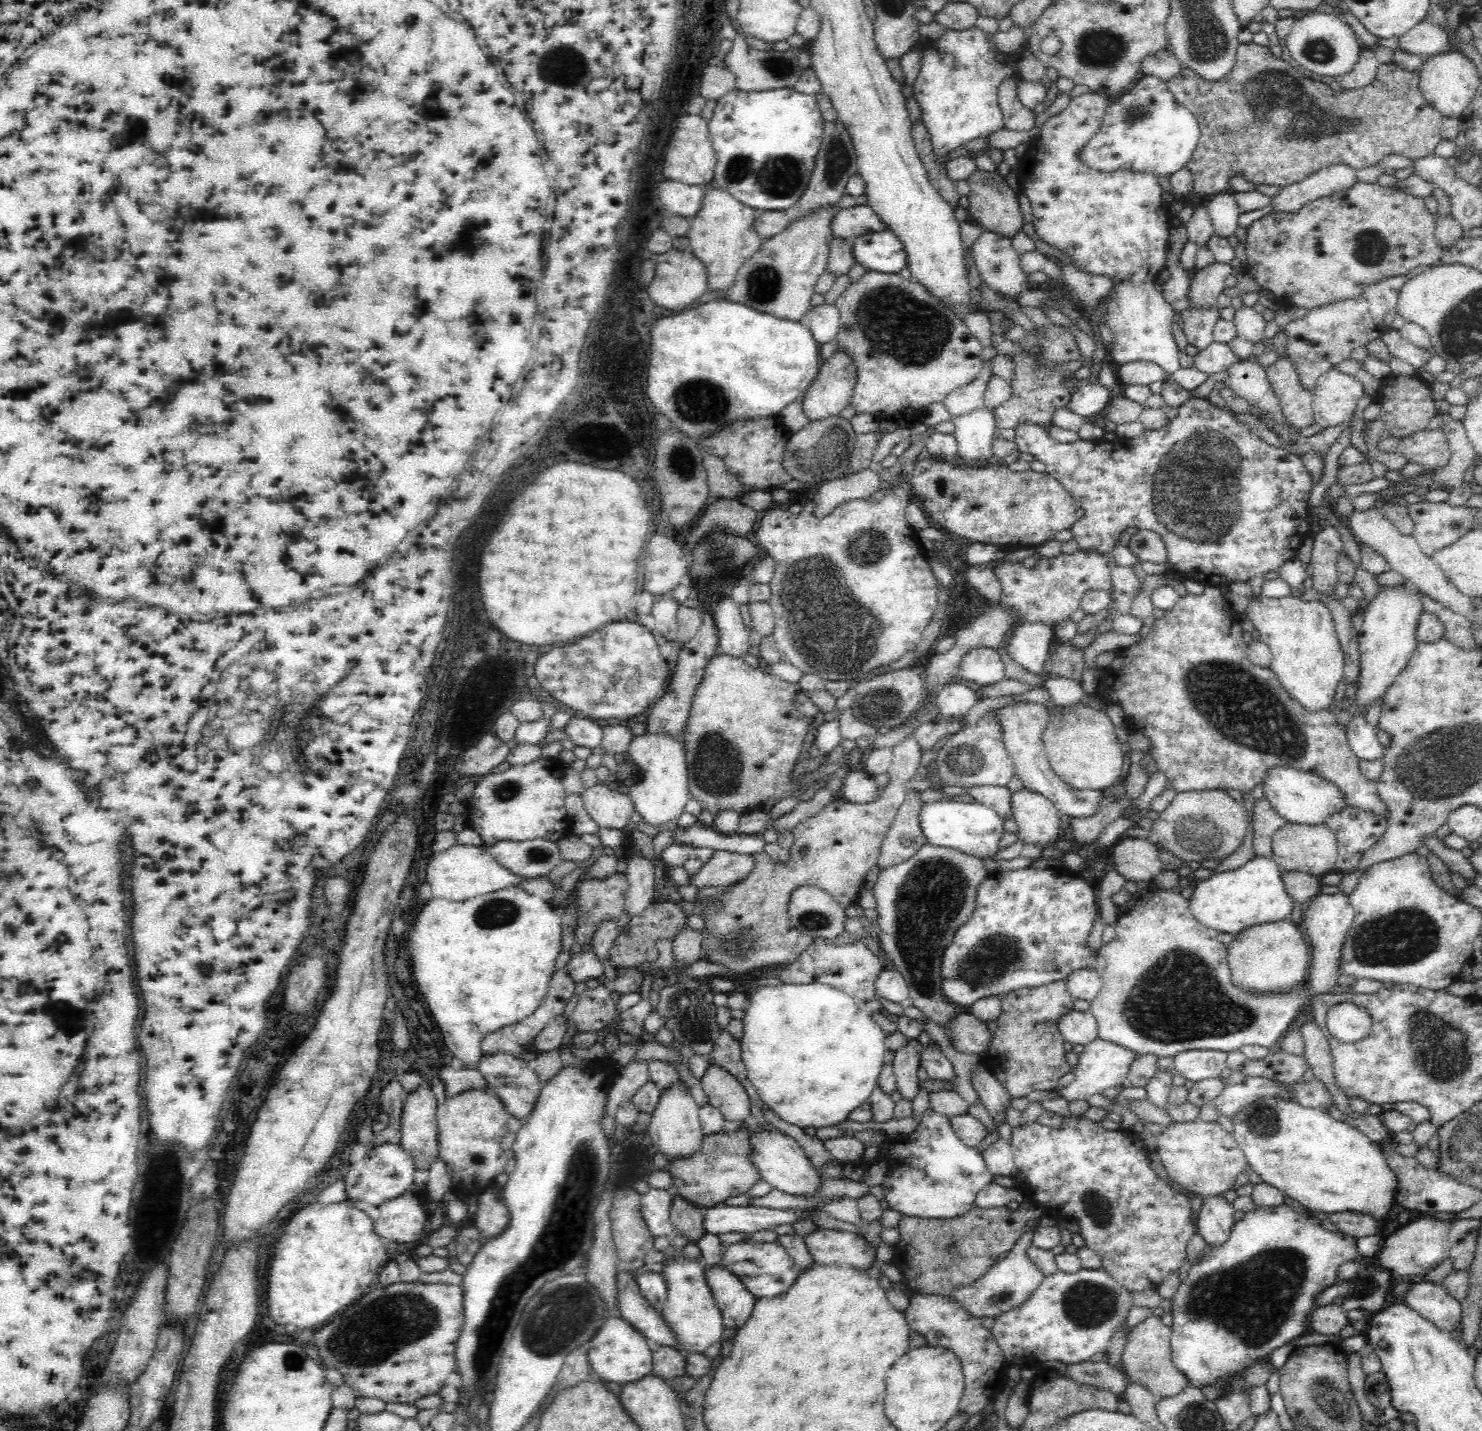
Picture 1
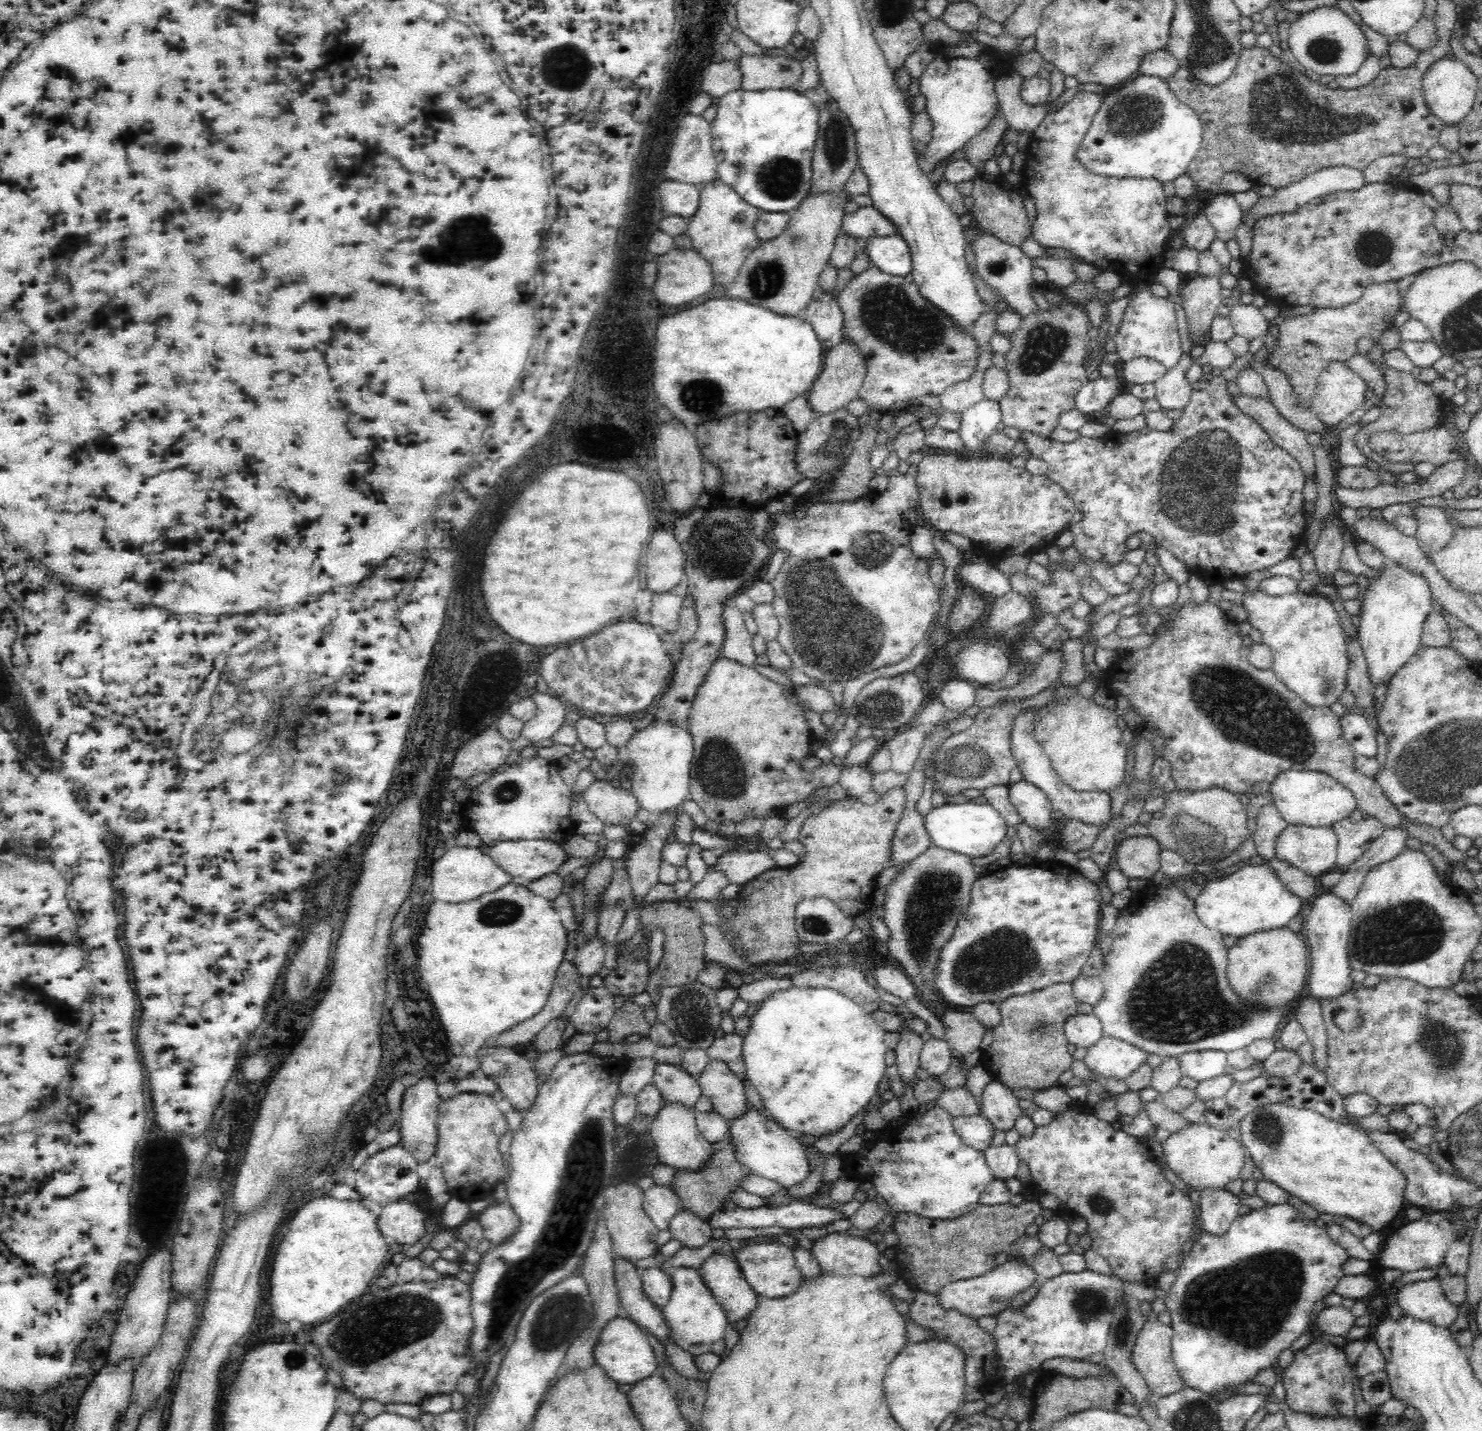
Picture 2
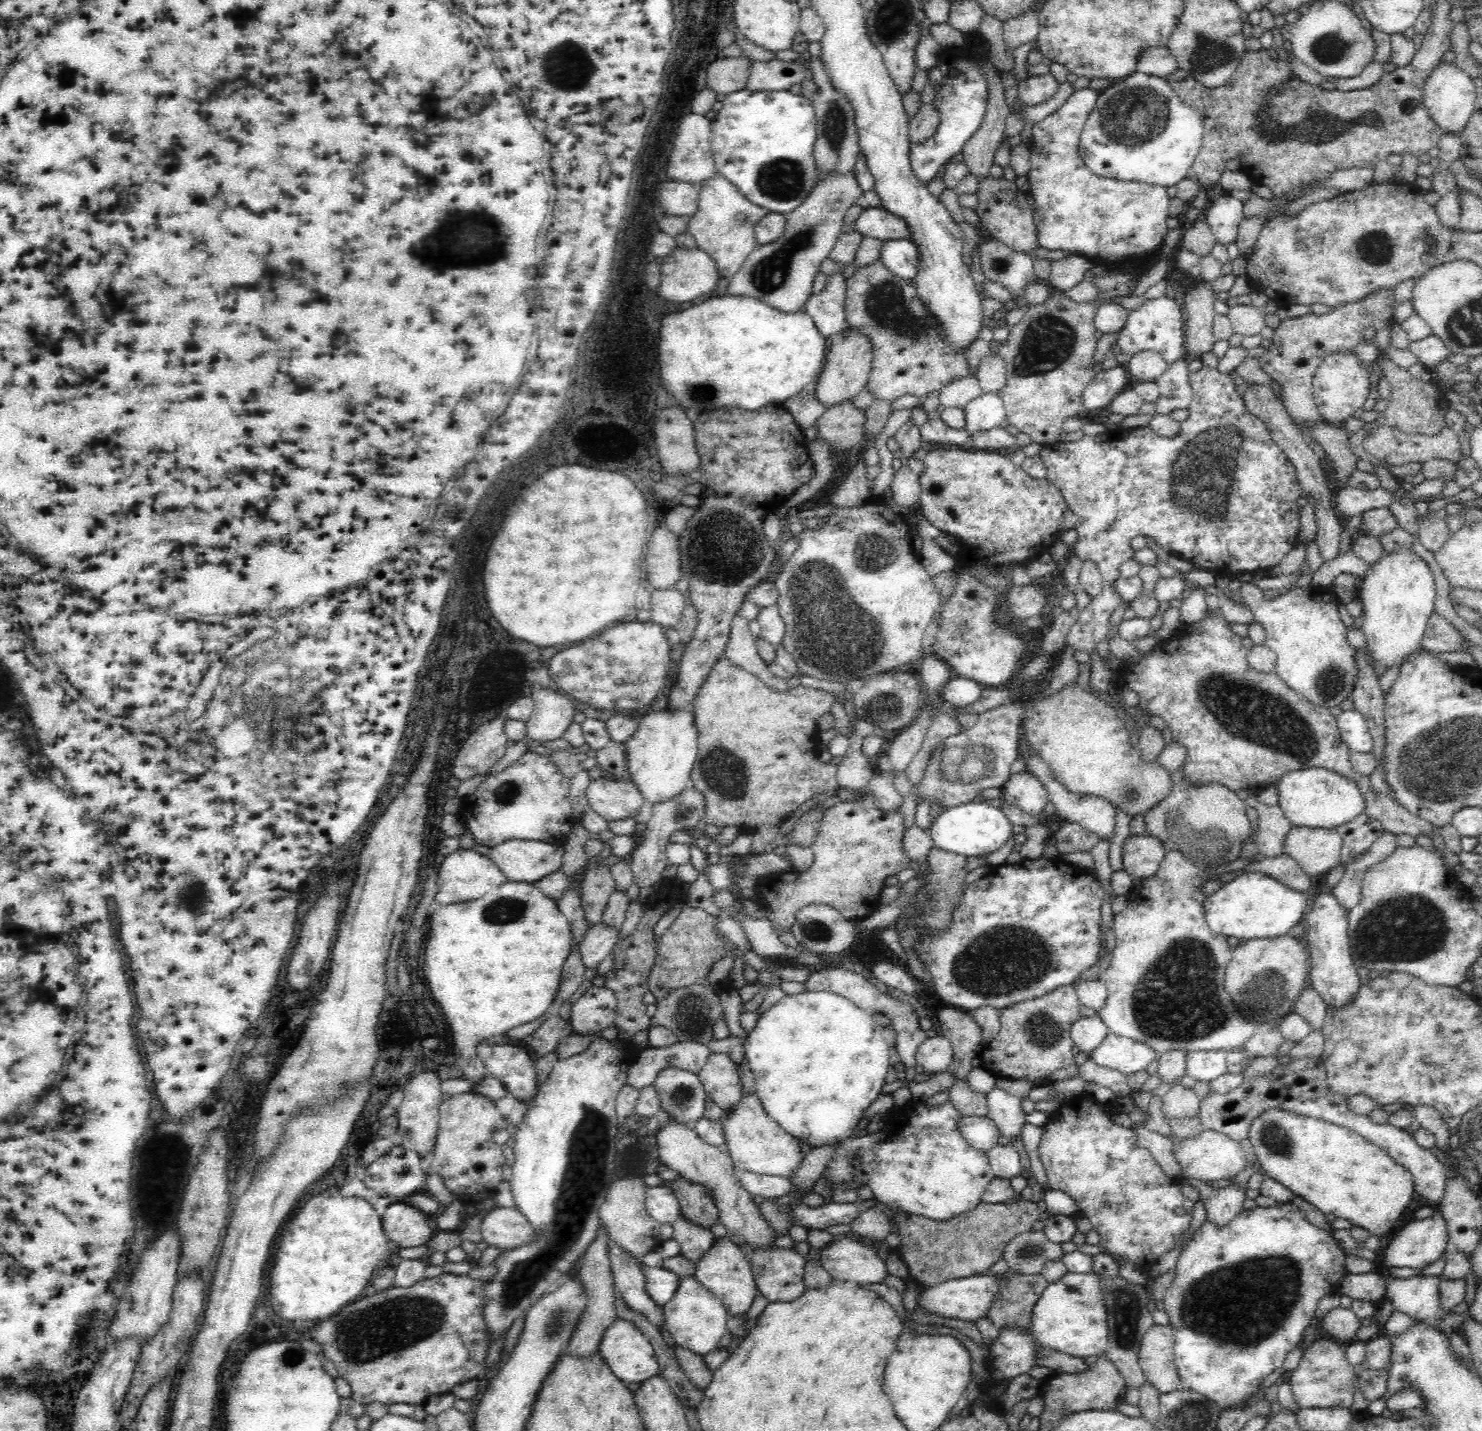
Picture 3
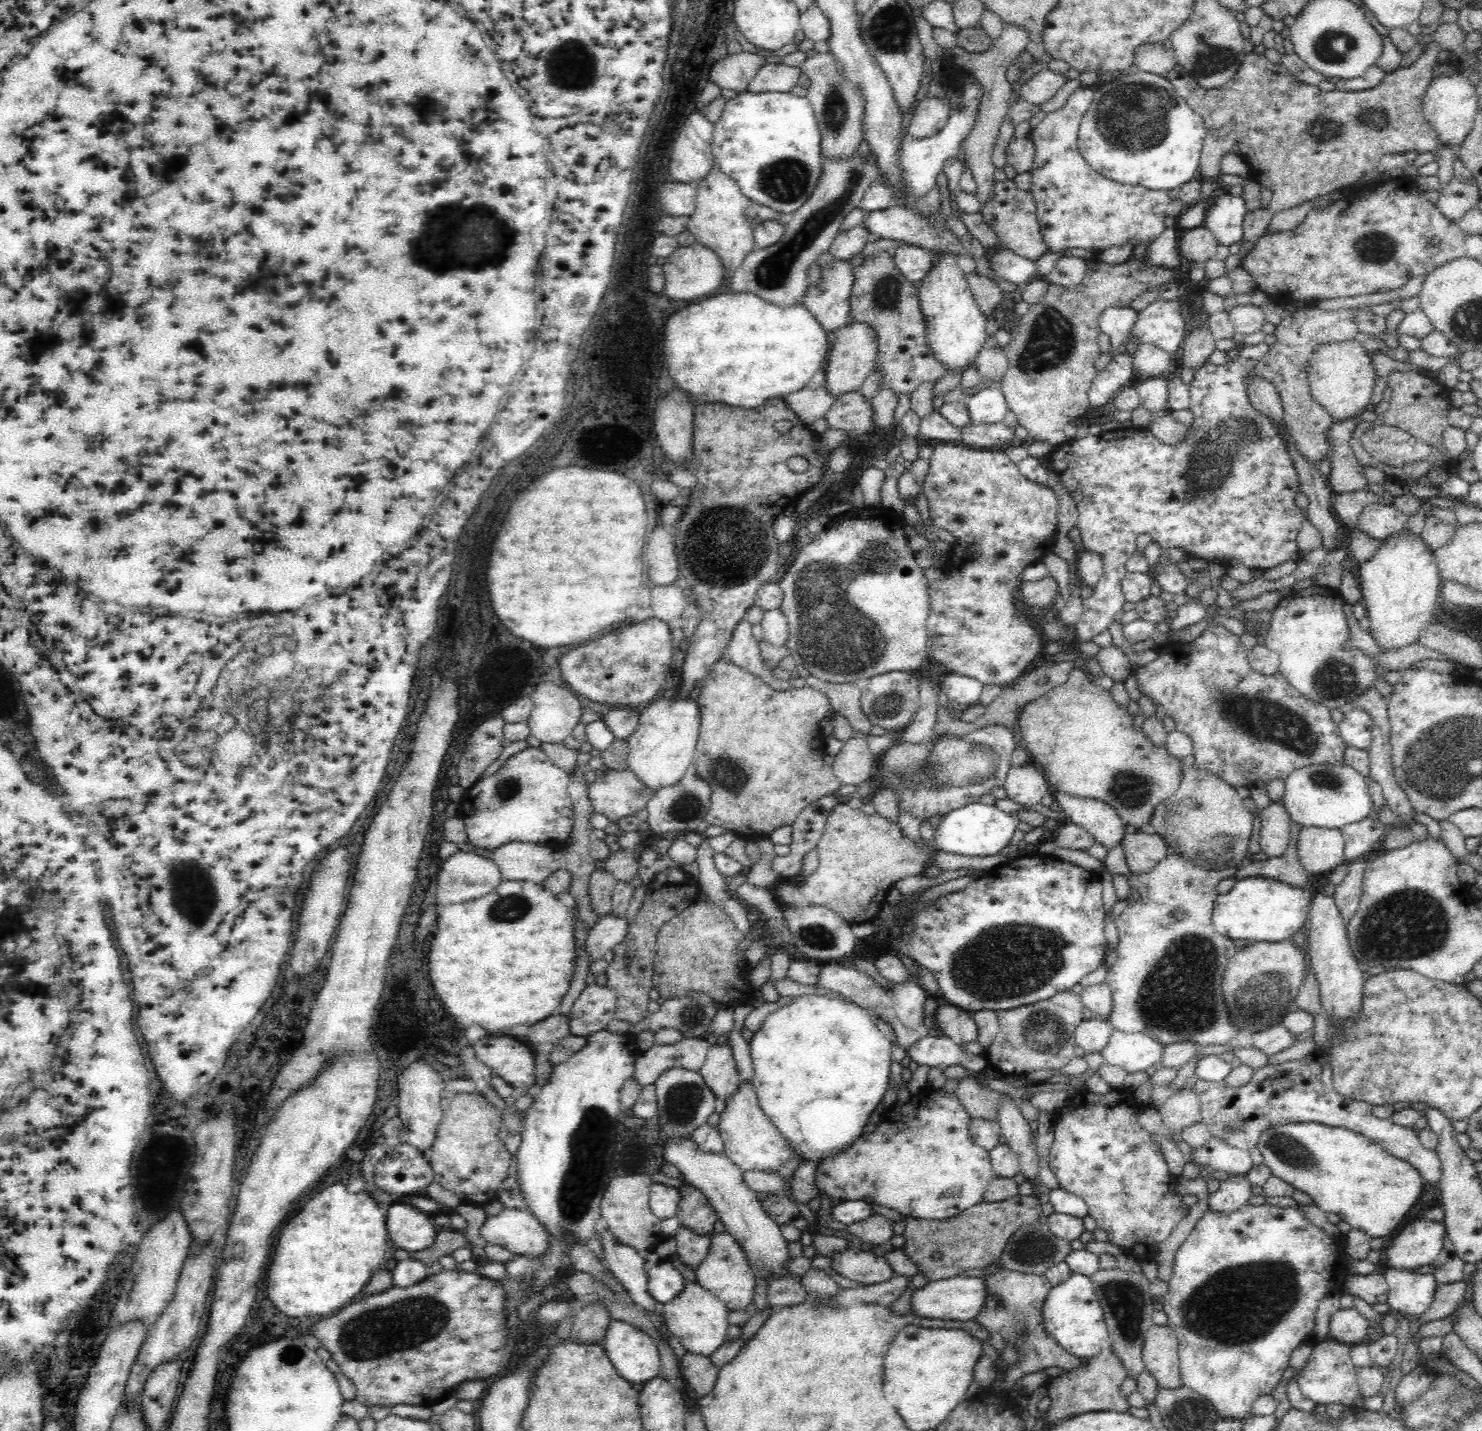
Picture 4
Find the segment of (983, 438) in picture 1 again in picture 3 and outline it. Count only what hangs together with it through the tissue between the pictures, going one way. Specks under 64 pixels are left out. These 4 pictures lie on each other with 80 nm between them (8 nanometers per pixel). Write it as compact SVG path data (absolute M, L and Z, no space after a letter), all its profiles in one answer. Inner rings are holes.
M982 393L971 400L963 409L965 416L964 431L968 438L975 432L984 432L998 427L1005 419L1004 403L998 393Z

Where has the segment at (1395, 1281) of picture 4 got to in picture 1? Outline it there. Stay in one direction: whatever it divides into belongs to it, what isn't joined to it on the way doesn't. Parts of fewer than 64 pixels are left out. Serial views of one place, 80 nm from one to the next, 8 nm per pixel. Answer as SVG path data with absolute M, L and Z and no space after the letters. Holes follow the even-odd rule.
M1420 1281L1406 1292L1403 1302L1411 1306L1412 1310L1436 1325L1440 1330L1454 1333L1461 1326L1461 1301L1450 1296L1442 1284Z

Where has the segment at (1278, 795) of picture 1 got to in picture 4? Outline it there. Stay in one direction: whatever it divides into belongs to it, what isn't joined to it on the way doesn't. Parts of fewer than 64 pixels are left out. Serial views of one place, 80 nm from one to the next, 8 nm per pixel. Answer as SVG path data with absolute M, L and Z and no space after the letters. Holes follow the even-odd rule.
M1311 764L1293 770L1284 778L1285 790L1280 802L1290 820L1302 827L1339 829L1371 816L1373 803L1368 793L1368 780L1350 765Z

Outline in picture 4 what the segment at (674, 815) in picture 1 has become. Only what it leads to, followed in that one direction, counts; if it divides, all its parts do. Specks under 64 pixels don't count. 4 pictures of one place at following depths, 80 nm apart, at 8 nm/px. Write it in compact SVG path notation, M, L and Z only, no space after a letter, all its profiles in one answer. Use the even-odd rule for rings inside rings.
M658 695L648 705L641 707L639 711L638 729L626 740L628 745L627 768L654 794L661 788L679 783L684 773L692 766L699 738L700 709L693 698L678 699L676 697L666 700Z

